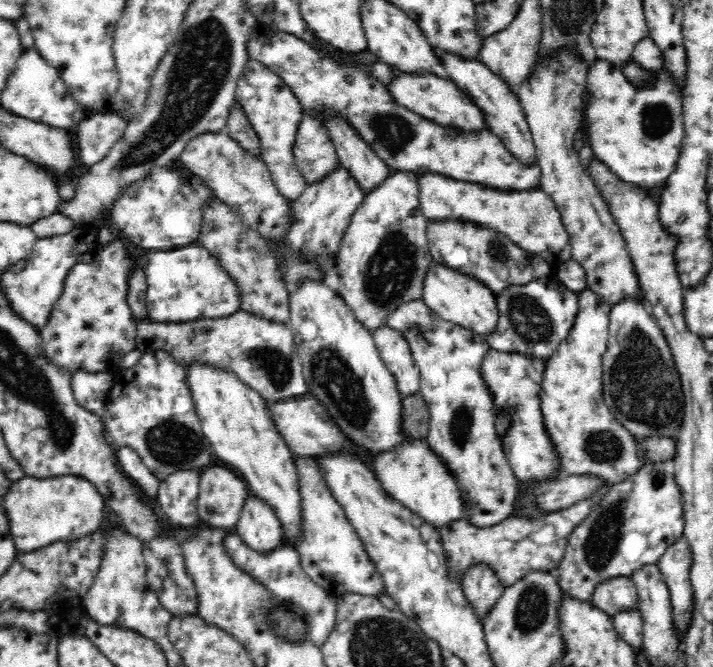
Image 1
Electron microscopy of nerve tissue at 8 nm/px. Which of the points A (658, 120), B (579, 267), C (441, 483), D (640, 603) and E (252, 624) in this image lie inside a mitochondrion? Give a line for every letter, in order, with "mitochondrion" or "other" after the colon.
A: mitochondrion
B: other
C: other
D: other
E: other

